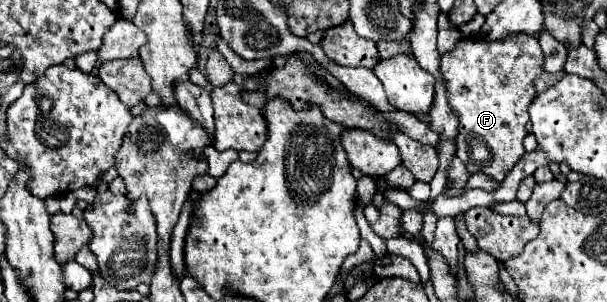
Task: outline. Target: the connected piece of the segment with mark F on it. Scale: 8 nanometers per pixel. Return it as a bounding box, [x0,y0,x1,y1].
[442,36,544,182]

